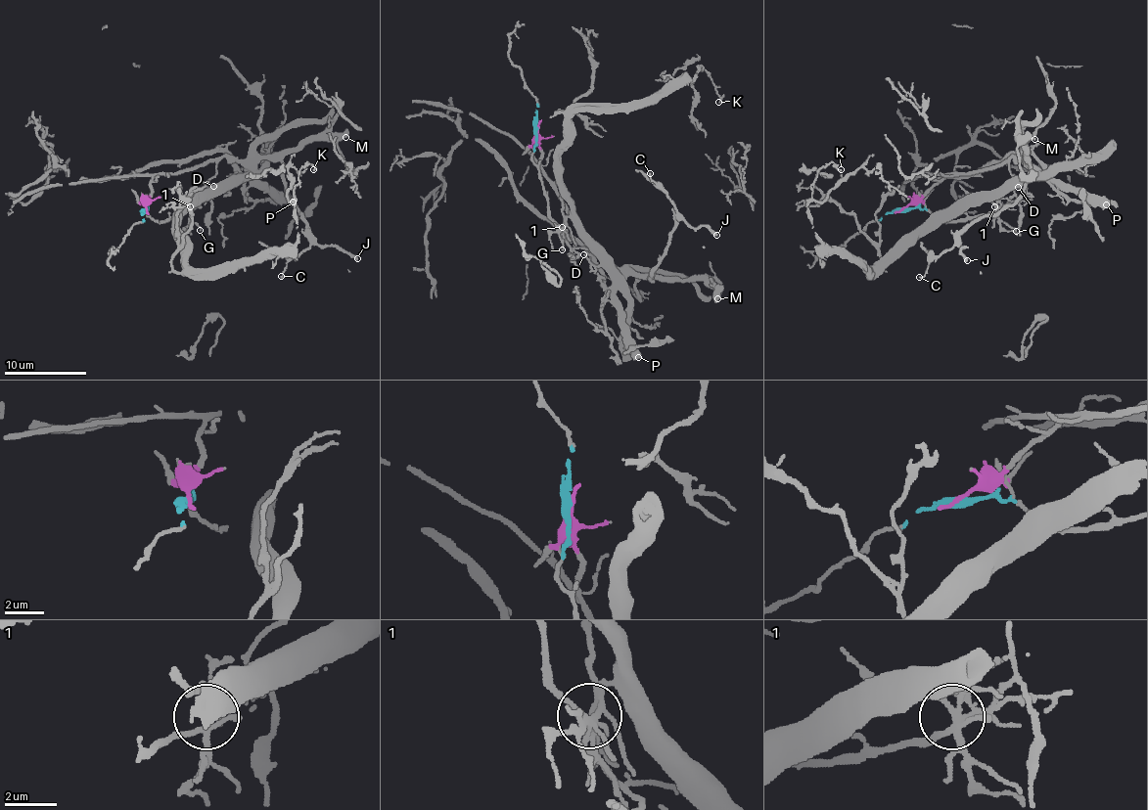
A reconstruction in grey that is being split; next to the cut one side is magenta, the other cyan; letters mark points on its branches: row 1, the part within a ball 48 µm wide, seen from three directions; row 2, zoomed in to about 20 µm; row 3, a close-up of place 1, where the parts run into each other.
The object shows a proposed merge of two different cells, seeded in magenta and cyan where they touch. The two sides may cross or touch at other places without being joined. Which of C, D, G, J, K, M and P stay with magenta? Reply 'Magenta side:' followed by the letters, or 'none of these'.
Magenta side: C, J, M, P

